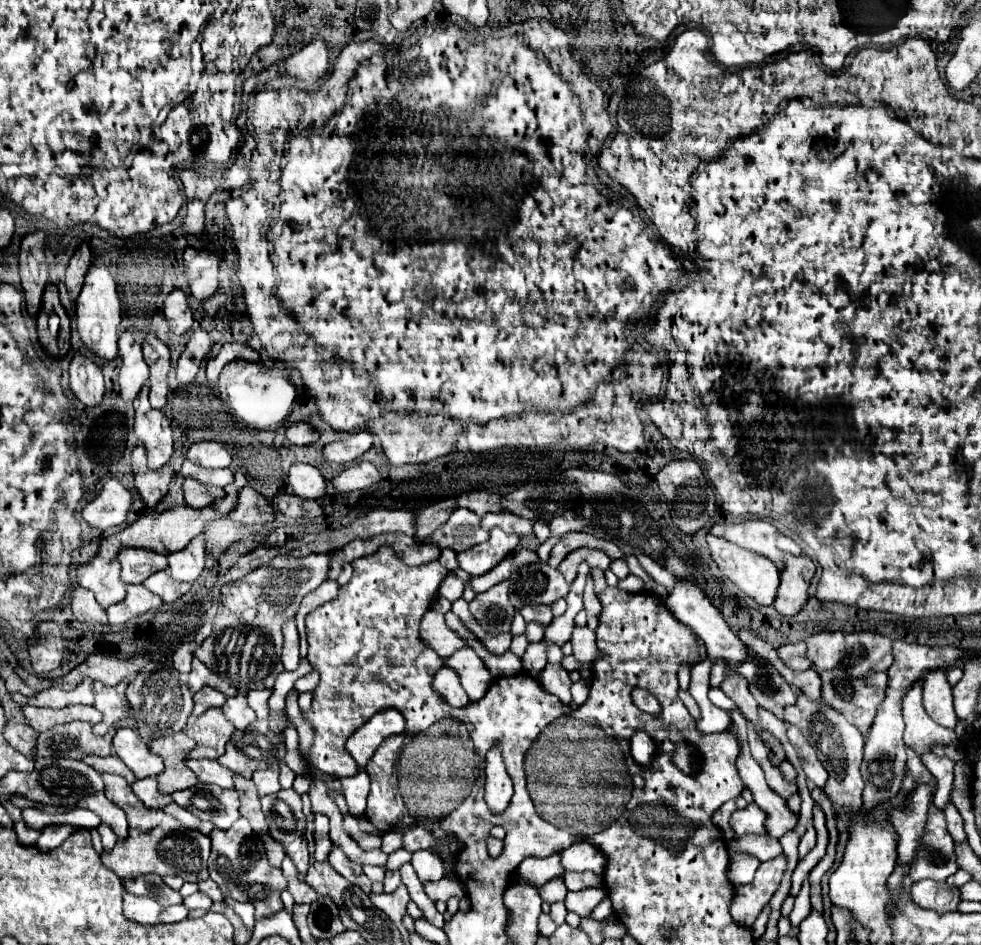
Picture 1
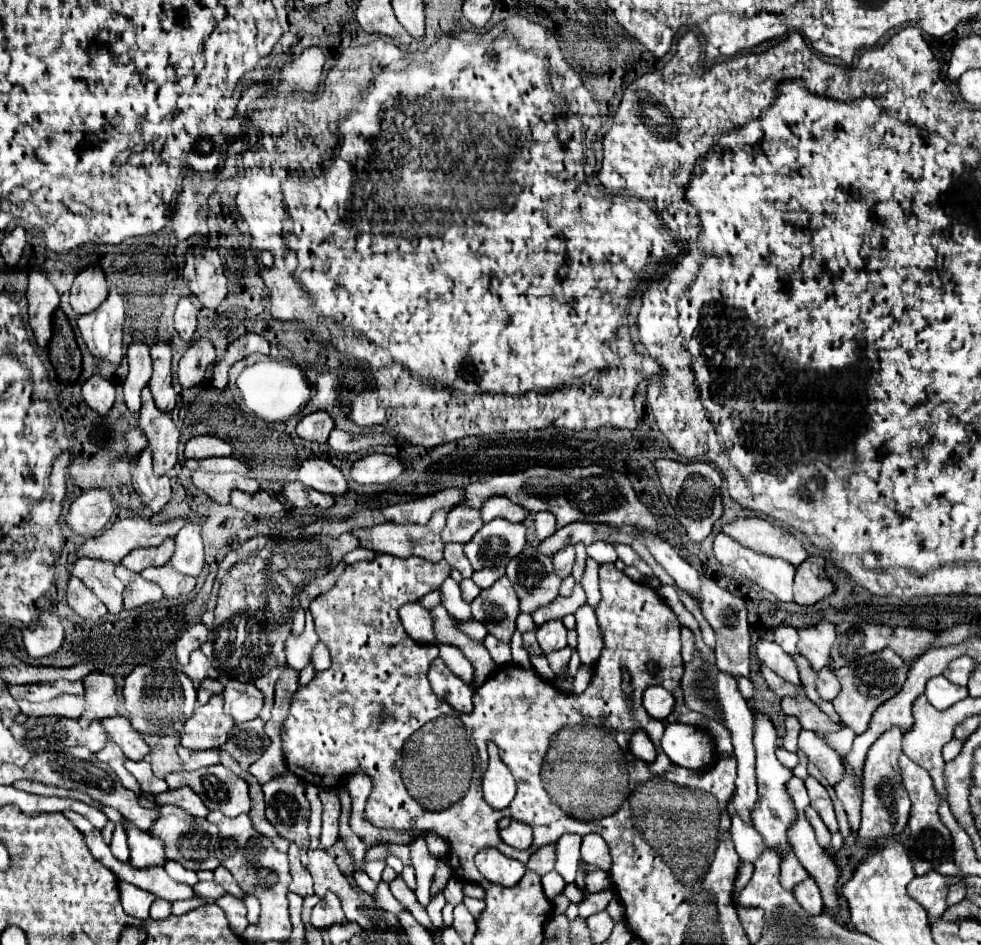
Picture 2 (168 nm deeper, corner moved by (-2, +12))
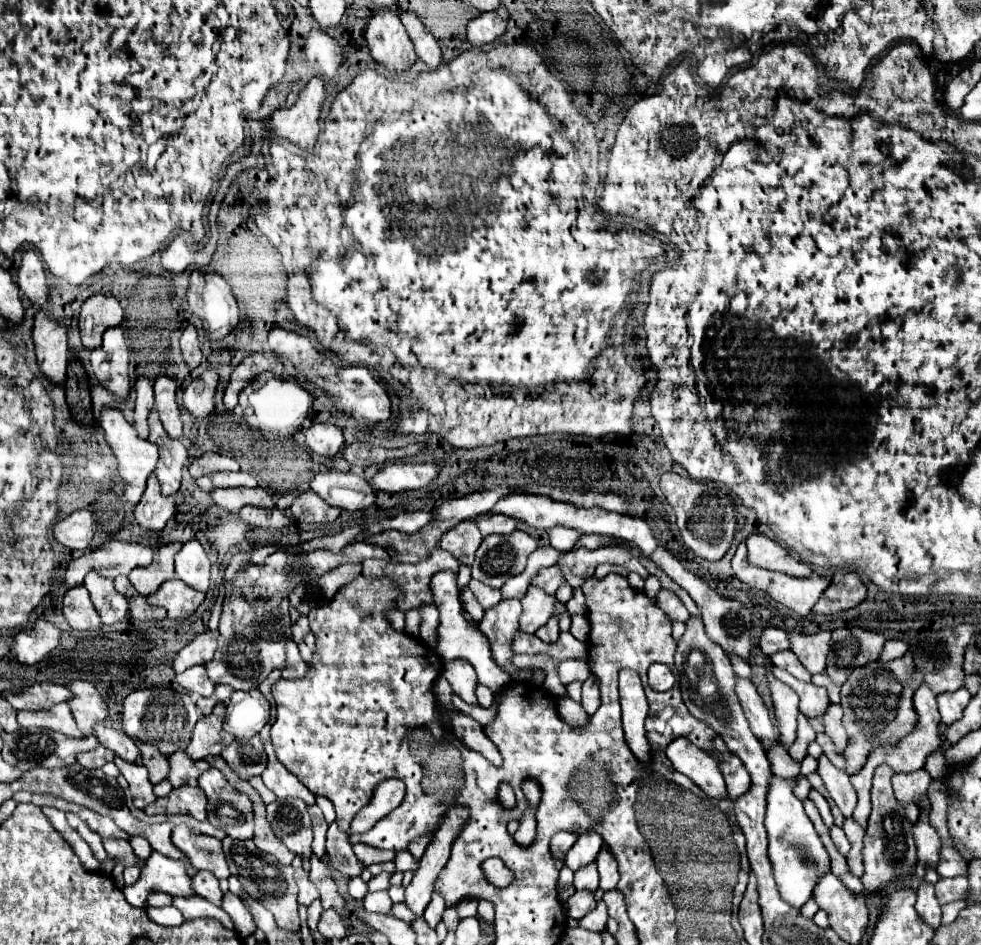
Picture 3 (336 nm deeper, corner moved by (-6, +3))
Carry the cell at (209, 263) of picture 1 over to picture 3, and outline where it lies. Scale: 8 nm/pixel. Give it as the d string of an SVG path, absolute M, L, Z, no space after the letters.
M193 271L187 301L191 311L201 319L209 339L223 339L239 323L235 295L219 273Z

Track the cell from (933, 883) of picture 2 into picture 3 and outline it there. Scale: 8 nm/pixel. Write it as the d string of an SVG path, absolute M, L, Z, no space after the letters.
M925 881L919 883L915 909L929 925L933 925L933 929L937 929L941 925L941 903L937 901L935 889L931 883L925 883Z

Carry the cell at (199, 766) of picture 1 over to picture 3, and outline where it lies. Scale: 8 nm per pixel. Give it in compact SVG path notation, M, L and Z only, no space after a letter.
M175 751L171 757L171 773L169 773L169 781L173 787L181 787L189 781L195 781L201 773L205 773L211 765L203 759L203 761L193 761L187 757L185 751Z

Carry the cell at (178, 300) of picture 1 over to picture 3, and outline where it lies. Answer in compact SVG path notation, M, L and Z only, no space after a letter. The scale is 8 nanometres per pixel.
M187 325L183 331L181 331L181 351L183 351L183 357L185 357L185 363L193 369L201 363L201 345L199 345L199 339L197 339L197 329L195 325Z

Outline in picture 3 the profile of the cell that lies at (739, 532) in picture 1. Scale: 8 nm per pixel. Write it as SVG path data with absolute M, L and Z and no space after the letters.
M749 535L743 543L747 545L747 559L755 567L787 573L793 577L809 577L811 575L809 565L795 561L795 559L787 559L787 551L765 535Z

